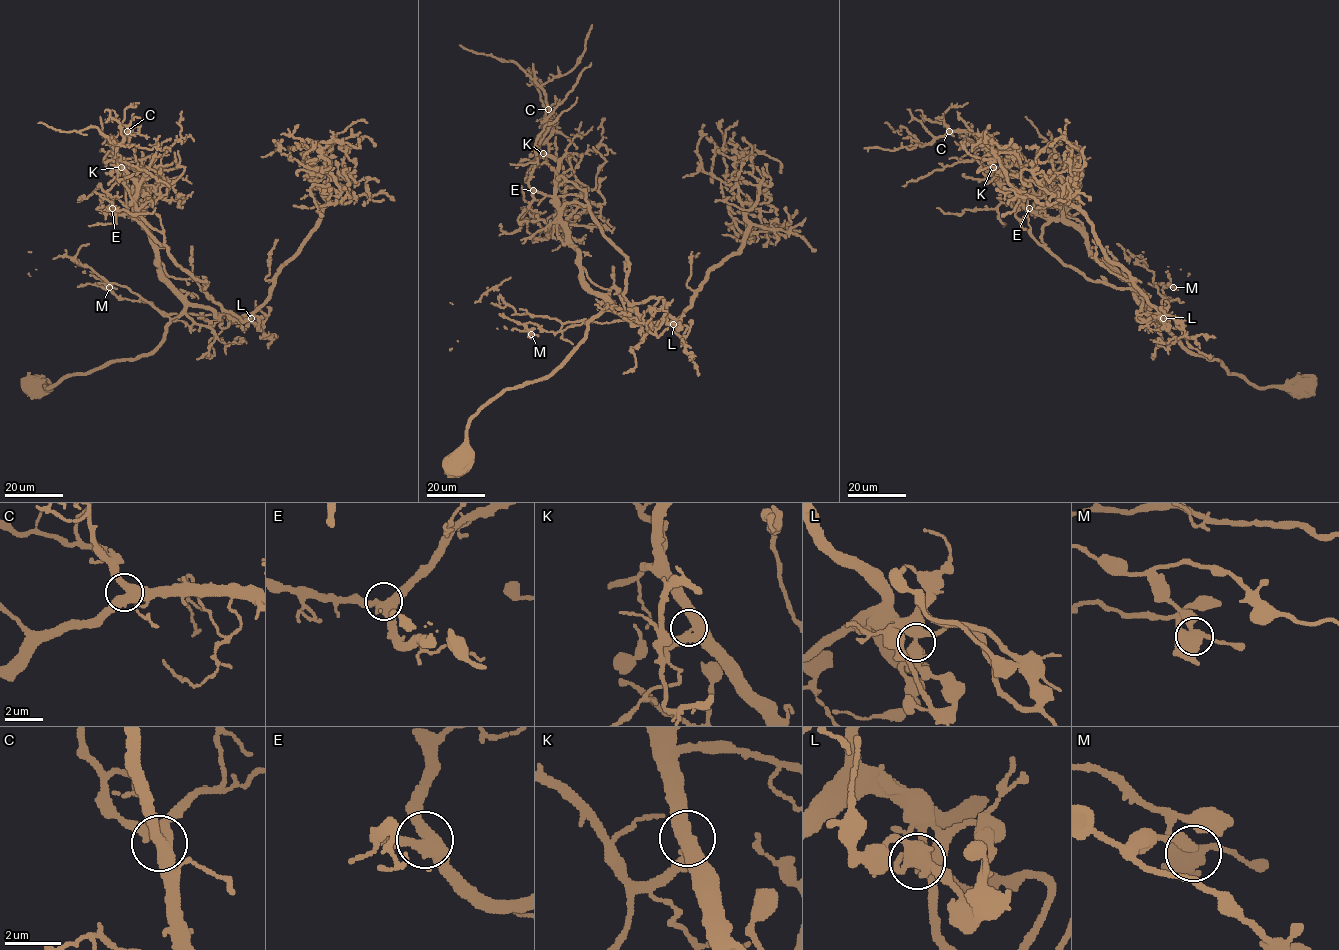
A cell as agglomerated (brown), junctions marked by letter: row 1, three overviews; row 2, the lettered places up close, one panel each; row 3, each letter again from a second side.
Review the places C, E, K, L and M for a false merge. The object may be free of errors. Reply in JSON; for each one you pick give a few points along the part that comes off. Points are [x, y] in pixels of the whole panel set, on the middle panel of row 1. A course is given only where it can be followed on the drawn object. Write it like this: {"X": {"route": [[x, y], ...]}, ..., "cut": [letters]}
{"M": {"route": [[531, 334], [505, 327], [497, 328], [480, 301], [453, 304], [452, 348]]}, "cut": ["M"]}

